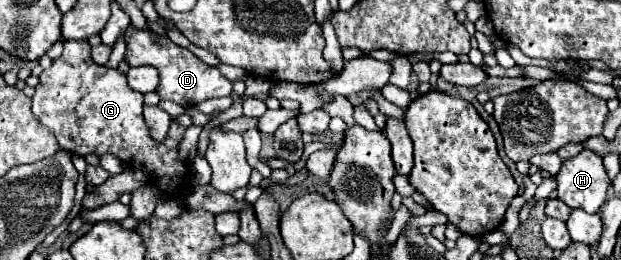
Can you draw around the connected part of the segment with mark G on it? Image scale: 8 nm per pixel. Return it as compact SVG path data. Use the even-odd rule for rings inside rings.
M86 40L64 42L62 56L40 74L40 84L32 96L32 112L38 116L40 124L56 134L56 140L64 150L78 156L112 154L130 168L148 174L152 178L150 182L156 184L162 178L188 178L190 166L178 158L186 128L180 126L178 120L172 120L166 138L156 142L142 116L144 96L128 88L126 76L120 70L92 64L90 48L92 46Z

